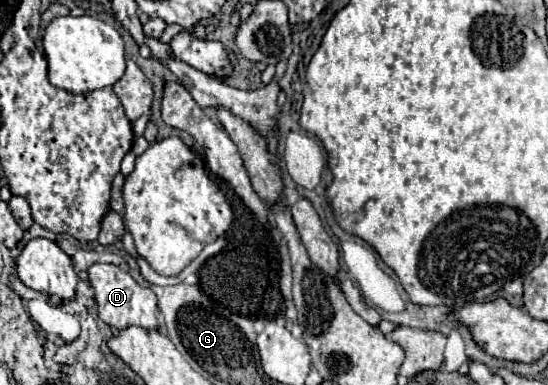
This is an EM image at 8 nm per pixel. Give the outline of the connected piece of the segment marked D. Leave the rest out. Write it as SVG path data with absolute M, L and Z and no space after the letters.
M91 265L89 267L89 281L95 289L95 301L99 309L99 319L107 323L115 331L123 331L131 325L139 325L143 329L159 329L163 319L157 309L157 297L151 287L141 287L127 271L115 265Z

